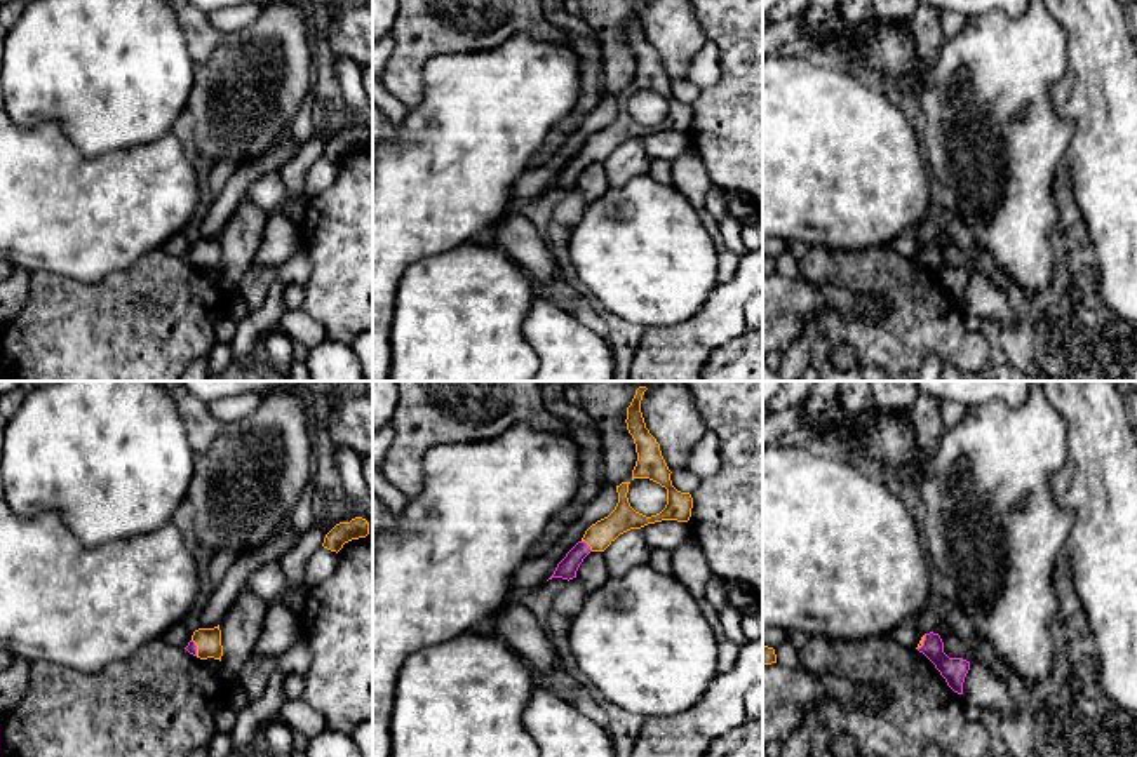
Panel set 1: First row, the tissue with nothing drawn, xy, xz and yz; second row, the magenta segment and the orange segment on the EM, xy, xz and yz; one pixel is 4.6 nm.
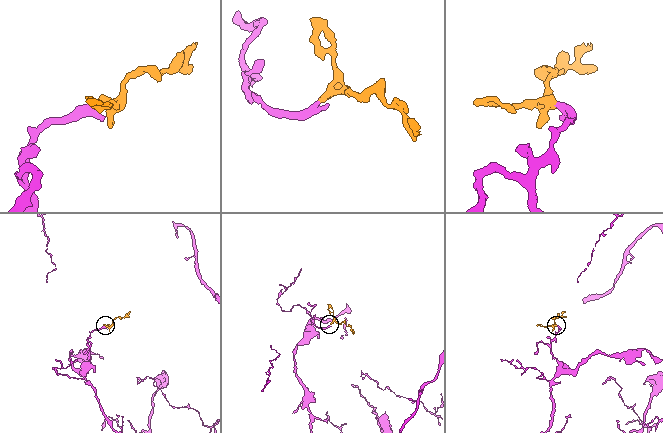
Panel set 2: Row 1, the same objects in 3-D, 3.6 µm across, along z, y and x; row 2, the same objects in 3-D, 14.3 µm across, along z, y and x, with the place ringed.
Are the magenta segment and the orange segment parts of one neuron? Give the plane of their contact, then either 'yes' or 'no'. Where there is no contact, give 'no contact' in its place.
xz | yes

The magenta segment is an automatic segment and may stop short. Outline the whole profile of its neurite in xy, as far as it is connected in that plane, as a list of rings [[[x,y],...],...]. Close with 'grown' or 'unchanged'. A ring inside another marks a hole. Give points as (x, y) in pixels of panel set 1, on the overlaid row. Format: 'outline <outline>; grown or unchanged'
outline [[[219,625],[195,630],[185,649],[200,660],[214,658],[221,661],[223,646]]]; grown

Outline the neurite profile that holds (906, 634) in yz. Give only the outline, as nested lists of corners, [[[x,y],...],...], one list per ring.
[[[912,620],[900,623],[895,630],[888,632],[888,639],[897,646],[916,649],[925,633],[916,626]]]

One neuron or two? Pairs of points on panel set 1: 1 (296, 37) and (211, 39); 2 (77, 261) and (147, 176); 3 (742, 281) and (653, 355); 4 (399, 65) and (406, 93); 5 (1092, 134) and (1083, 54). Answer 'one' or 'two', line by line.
1: two
2: one
3: one
4: one
5: one

